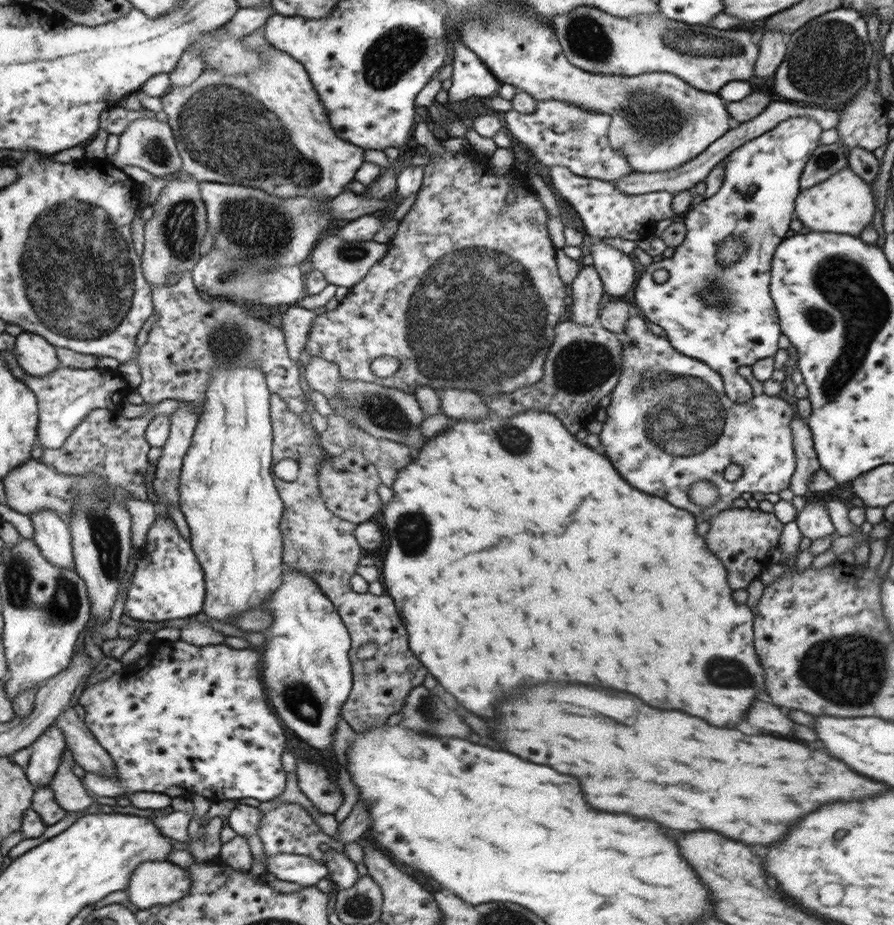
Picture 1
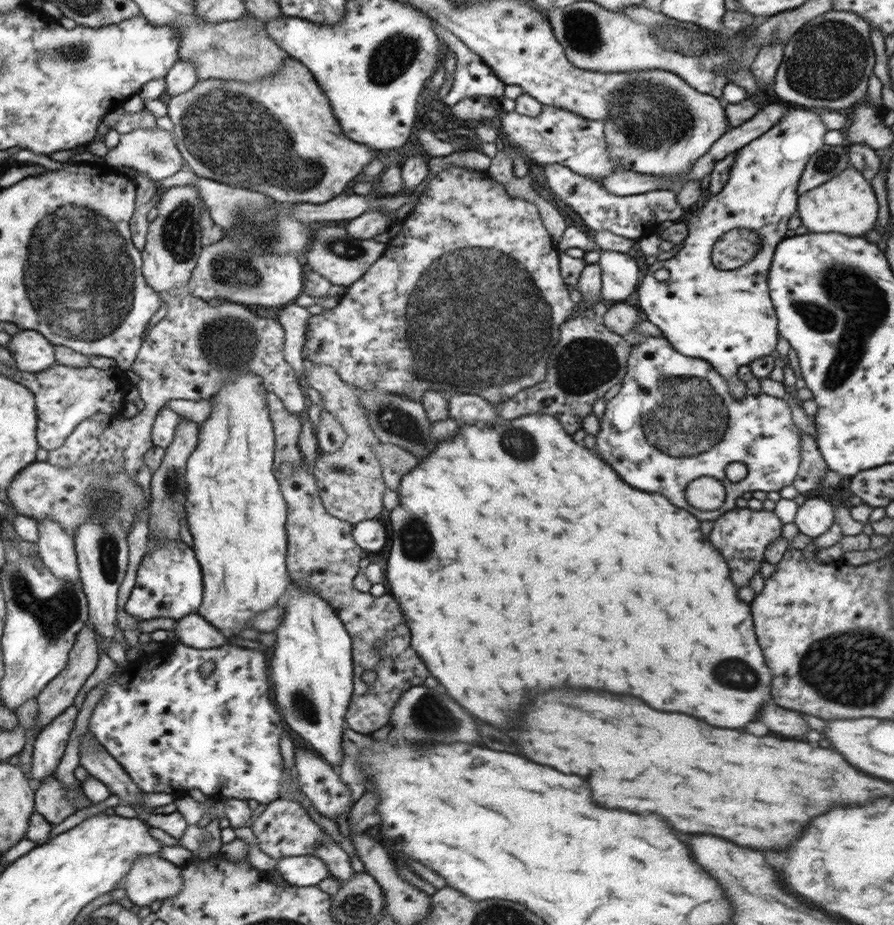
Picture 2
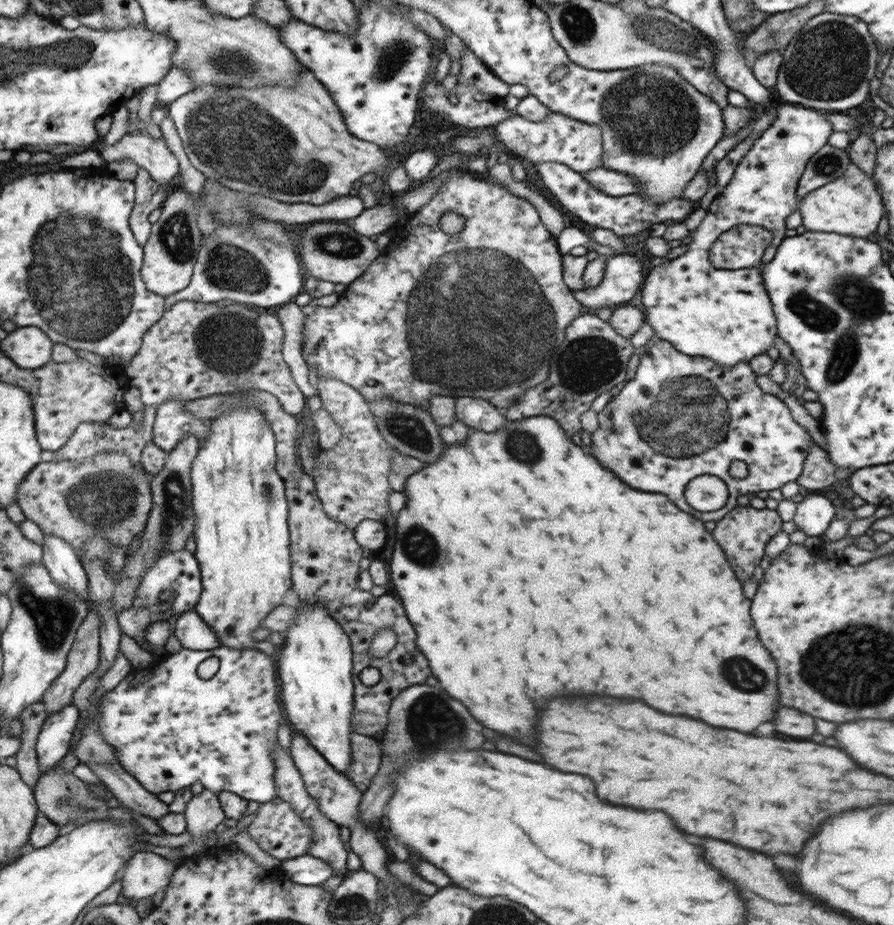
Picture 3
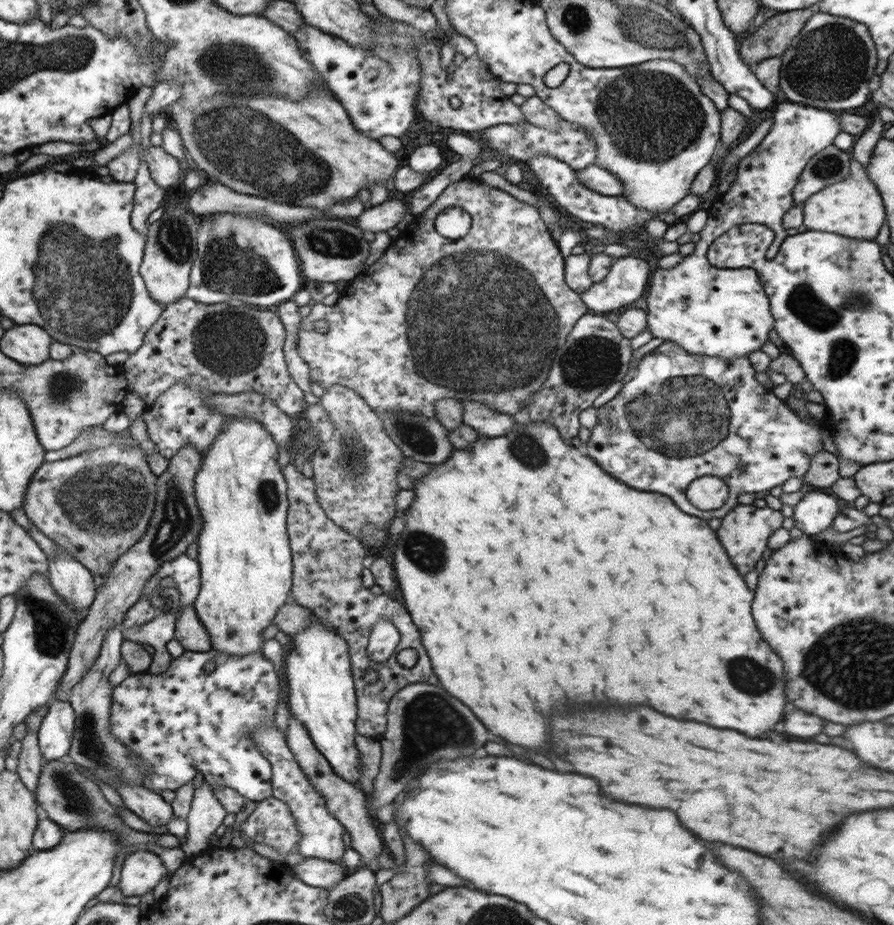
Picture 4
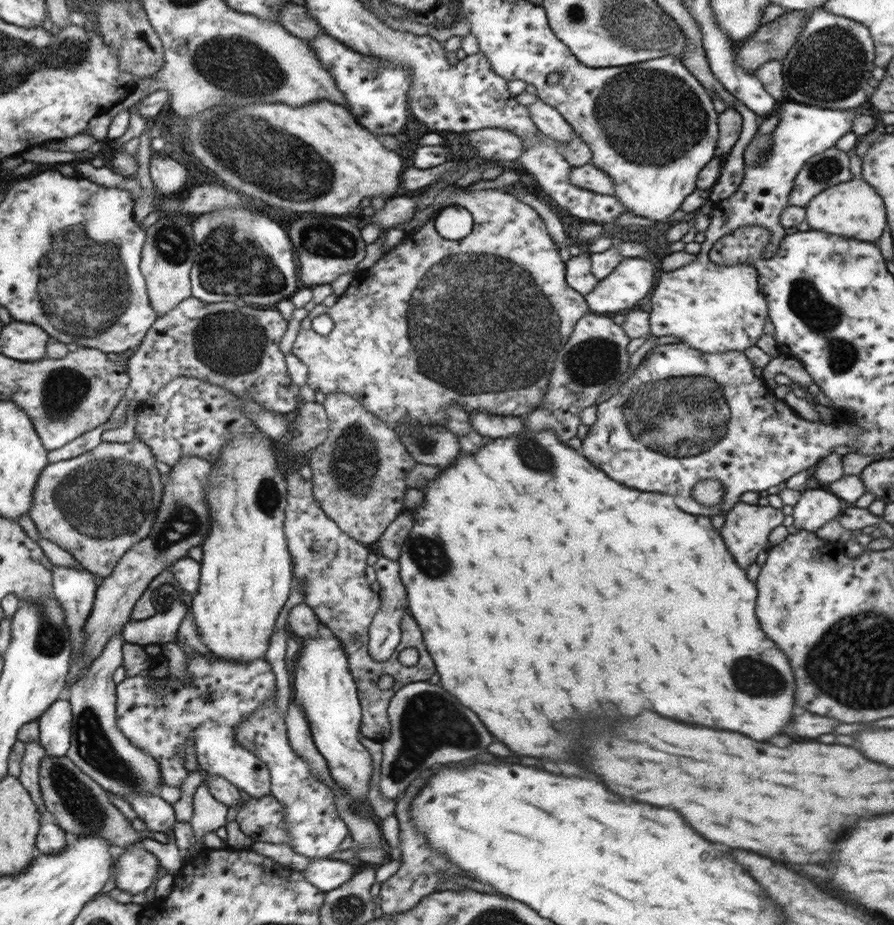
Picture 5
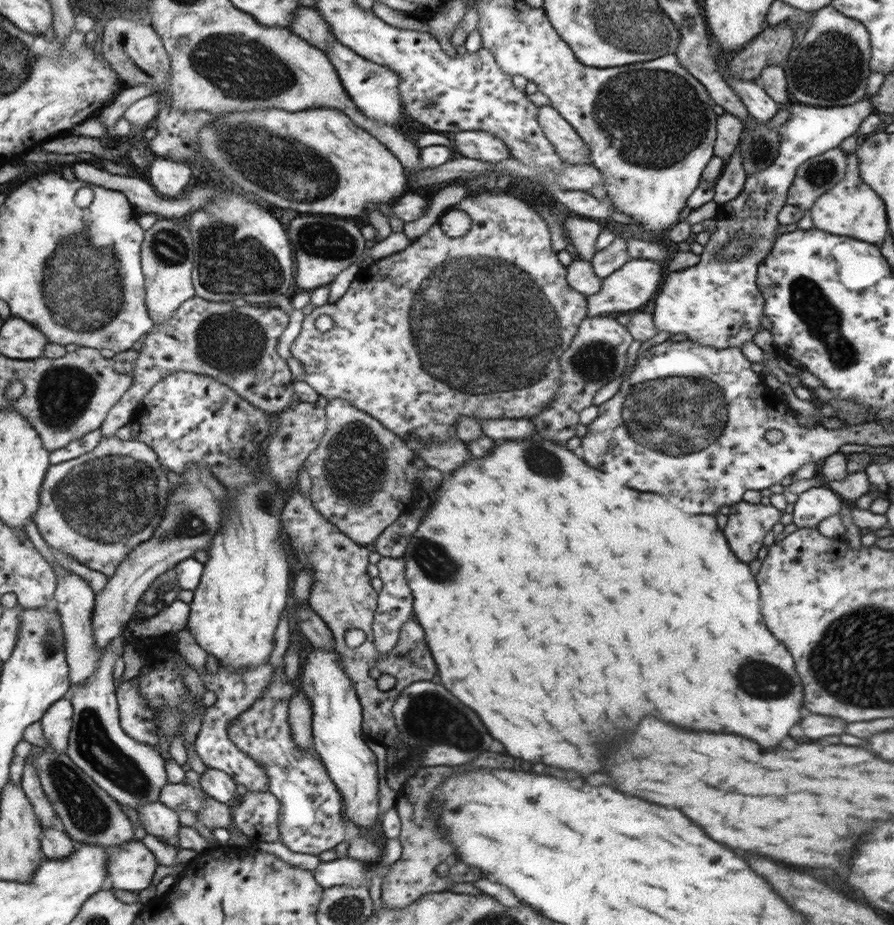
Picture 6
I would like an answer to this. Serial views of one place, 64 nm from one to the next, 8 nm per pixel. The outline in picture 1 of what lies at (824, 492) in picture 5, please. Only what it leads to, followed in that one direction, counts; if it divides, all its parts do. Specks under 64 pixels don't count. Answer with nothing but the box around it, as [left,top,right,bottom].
[795,503,835,540]

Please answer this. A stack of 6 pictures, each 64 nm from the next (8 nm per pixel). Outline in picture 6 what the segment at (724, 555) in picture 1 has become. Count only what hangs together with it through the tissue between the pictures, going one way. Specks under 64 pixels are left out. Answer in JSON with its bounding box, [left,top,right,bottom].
[723,501,783,563]

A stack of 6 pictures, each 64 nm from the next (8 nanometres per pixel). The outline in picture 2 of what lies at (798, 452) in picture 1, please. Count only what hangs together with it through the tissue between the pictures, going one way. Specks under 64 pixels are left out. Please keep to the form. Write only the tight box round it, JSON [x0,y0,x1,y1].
[793,433,830,494]

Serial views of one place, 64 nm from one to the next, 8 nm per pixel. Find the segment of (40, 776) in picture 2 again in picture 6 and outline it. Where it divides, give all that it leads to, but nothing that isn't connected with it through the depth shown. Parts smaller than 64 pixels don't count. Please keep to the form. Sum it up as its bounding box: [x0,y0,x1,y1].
[40,696,73,752]

